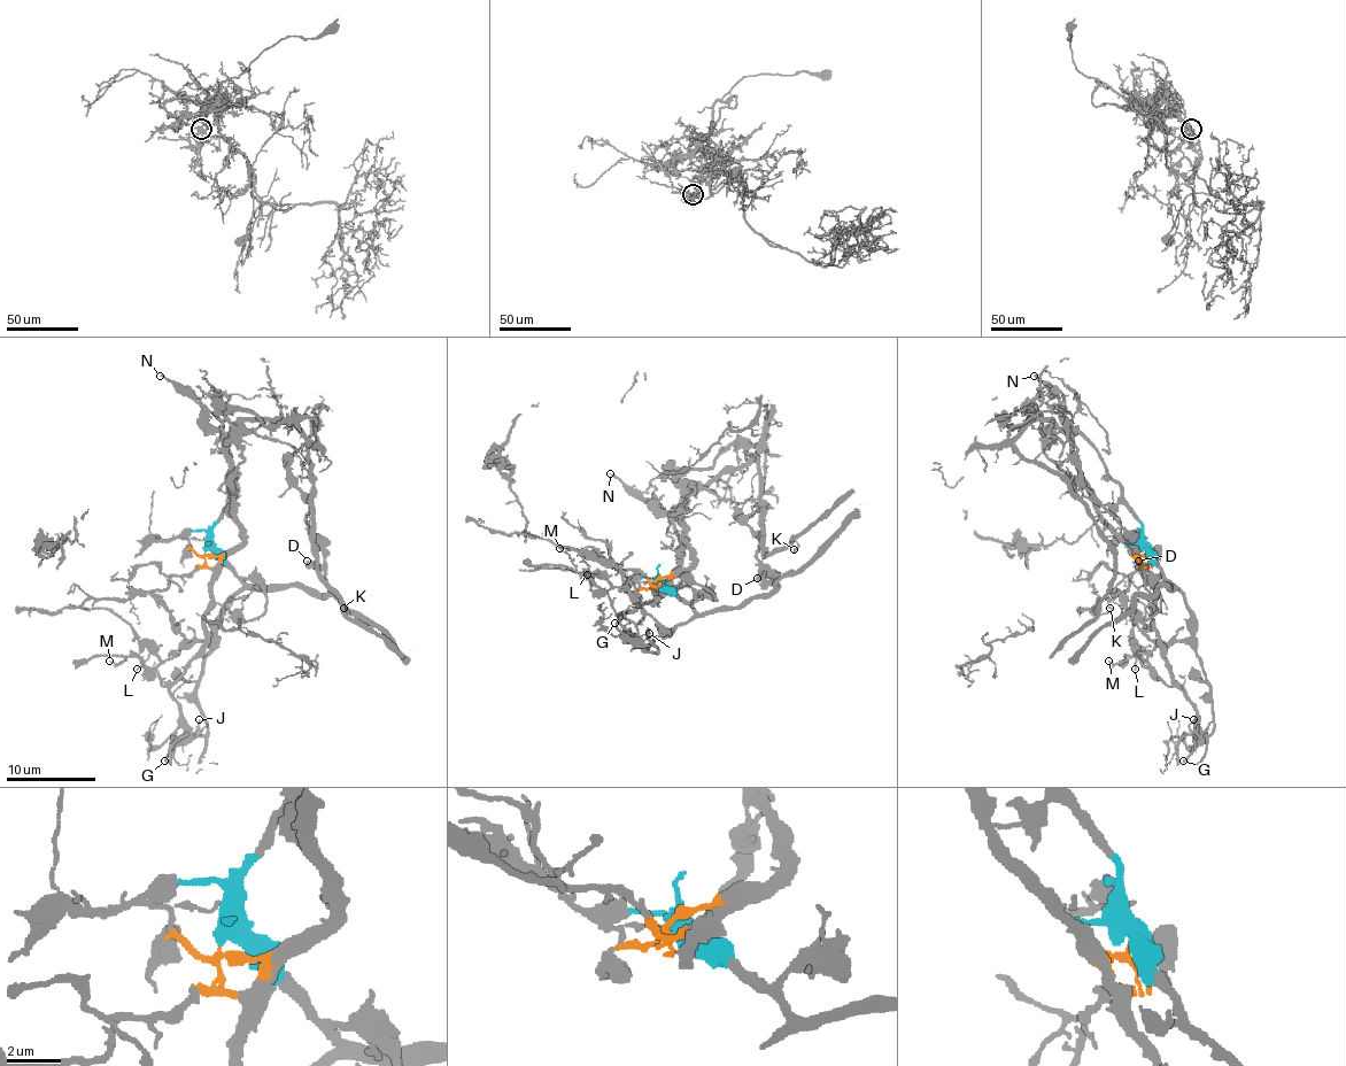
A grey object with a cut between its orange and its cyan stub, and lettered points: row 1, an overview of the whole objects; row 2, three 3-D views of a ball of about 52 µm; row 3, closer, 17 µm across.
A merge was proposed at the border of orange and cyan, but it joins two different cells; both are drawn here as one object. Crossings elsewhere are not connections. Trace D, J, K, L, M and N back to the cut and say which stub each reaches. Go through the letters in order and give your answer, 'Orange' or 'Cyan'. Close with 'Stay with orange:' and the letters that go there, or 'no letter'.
D: Cyan
J: Cyan
K: Orange
L: Cyan
M: Orange
N: Cyan
Stay with orange: K, M

